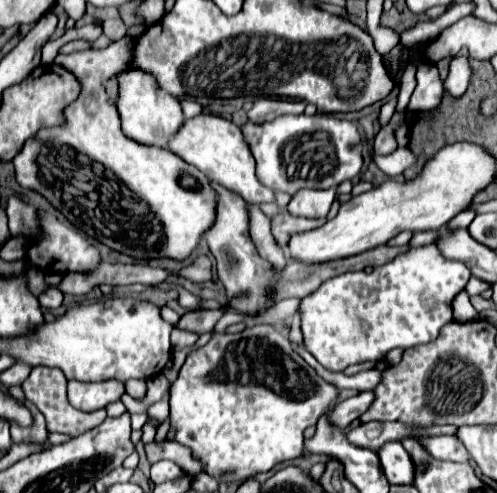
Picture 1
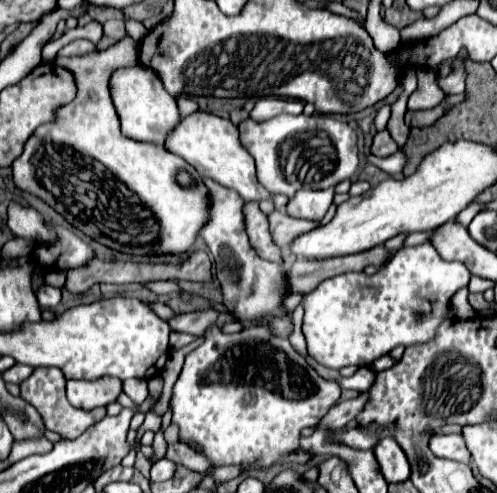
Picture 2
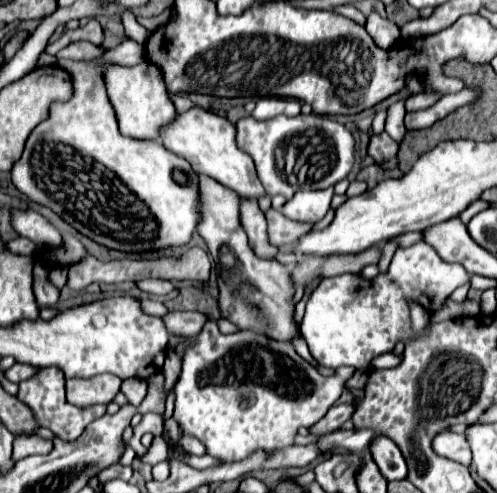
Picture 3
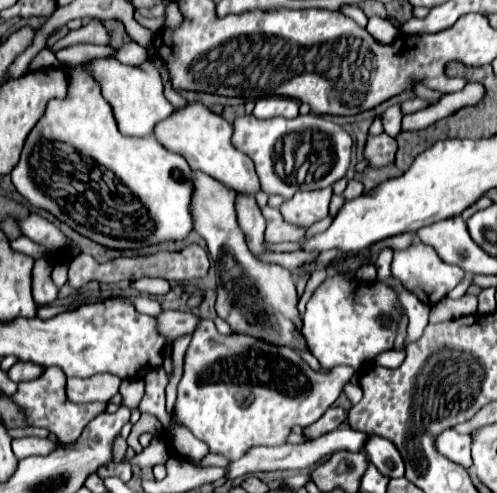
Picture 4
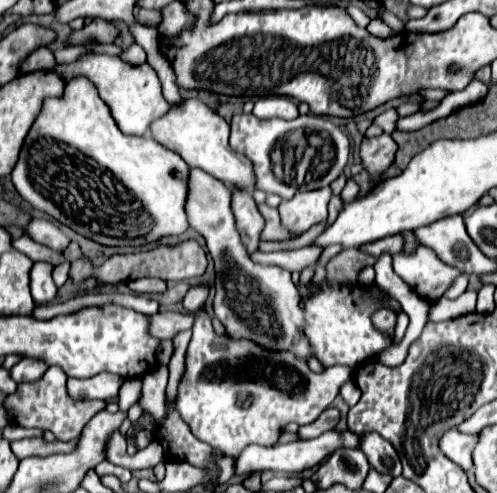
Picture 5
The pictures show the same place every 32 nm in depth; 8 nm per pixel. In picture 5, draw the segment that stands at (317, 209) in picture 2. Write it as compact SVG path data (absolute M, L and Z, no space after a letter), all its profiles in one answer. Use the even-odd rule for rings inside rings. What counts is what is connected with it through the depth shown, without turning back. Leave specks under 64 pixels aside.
M320 188L312 192L296 192L294 198L284 200L278 210L280 218L288 228L296 232L306 232L312 224L318 224L328 218L328 202L330 202L332 190Z

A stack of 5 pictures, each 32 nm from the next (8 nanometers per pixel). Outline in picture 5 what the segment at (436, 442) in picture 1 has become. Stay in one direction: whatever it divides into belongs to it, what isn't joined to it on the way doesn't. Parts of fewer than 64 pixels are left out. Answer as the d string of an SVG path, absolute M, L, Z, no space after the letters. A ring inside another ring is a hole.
M448 430L440 438L440 450L446 454L452 462L456 462L460 468L470 470L472 468L472 448L476 444L476 436L462 434L458 430Z

